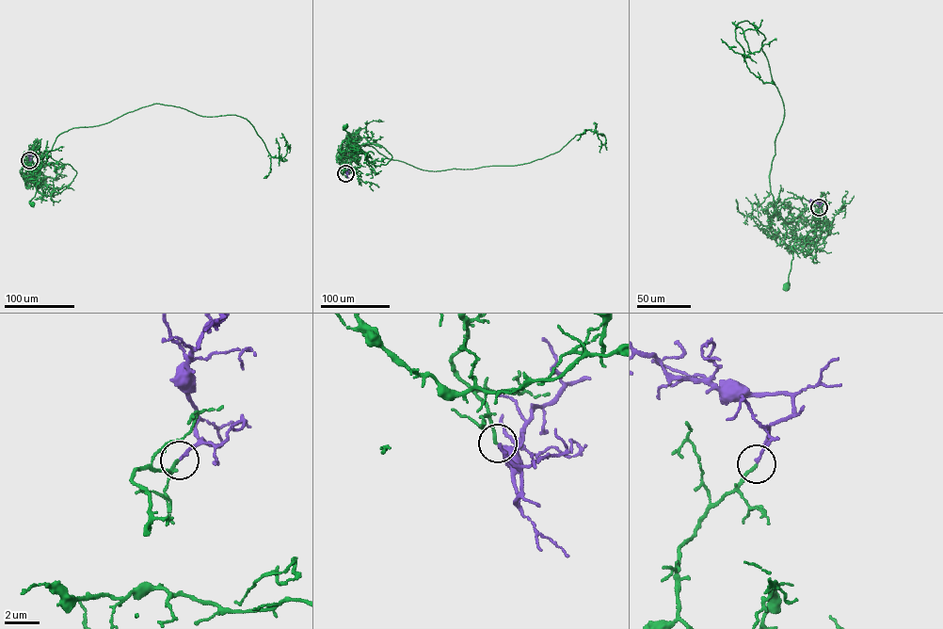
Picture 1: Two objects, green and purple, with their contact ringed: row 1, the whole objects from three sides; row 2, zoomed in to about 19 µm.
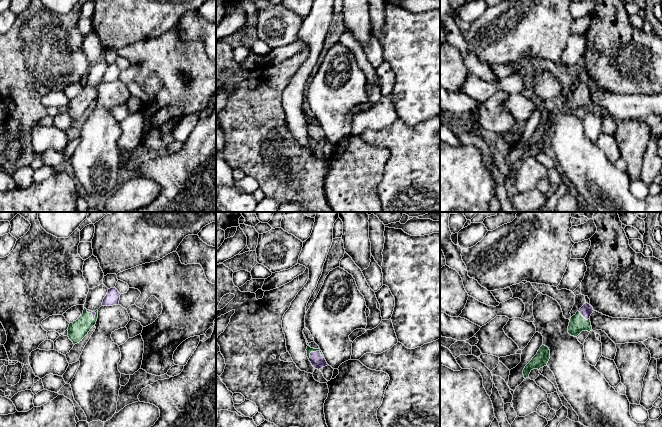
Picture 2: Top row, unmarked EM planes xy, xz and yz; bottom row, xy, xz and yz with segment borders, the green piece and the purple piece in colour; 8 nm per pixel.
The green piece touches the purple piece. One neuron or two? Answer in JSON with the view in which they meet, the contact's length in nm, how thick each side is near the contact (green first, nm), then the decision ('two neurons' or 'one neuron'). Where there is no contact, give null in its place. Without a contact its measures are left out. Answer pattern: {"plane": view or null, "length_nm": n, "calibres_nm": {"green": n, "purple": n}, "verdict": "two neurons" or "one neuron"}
{"plane": "xz", "length_nm": 130, "calibres_nm": {"green": 50, "purple": 120}, "verdict": "one neuron"}

